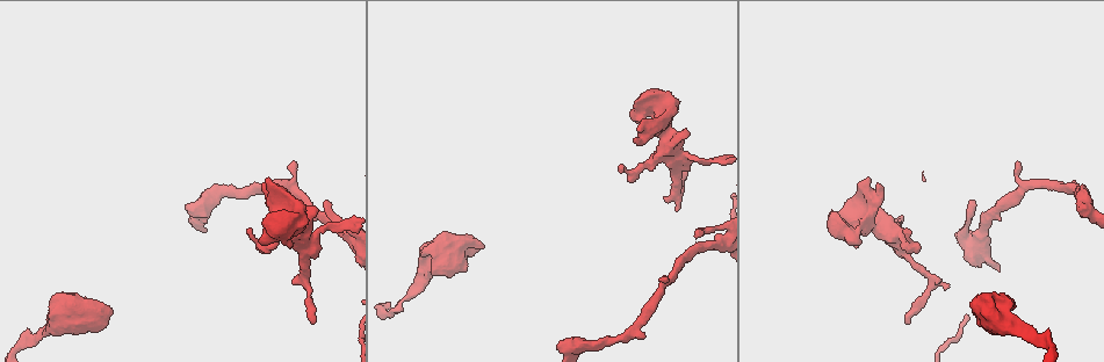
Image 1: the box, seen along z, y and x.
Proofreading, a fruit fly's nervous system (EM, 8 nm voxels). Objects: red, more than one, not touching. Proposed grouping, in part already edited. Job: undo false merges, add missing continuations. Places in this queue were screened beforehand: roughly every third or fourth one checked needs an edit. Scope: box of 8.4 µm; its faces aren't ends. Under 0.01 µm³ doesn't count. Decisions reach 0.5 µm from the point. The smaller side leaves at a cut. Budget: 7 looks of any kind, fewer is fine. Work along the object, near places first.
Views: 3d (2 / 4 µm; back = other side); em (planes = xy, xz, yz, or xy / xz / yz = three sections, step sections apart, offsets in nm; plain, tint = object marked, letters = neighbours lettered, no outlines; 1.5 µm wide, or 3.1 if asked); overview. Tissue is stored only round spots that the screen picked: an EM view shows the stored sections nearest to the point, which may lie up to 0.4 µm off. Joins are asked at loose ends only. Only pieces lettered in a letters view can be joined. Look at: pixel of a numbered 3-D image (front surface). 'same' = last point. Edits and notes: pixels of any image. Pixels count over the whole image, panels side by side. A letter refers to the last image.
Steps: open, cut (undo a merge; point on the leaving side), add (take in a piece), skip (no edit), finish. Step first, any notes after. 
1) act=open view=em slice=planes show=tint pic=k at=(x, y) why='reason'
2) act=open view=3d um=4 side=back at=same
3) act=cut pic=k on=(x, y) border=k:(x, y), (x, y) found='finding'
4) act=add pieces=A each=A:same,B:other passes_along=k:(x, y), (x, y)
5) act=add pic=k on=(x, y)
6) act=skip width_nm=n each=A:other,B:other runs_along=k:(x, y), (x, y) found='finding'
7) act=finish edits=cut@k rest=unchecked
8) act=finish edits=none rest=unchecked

act=open view=em slice=planes show=tint pic=1 at=(294, 229) why='sharp bend'

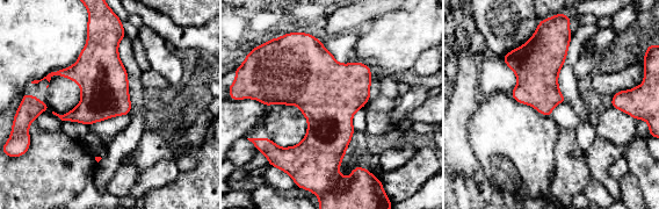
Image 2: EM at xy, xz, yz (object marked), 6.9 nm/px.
act=open view=em slice=planes show=letters at=same why='see the neighbours'

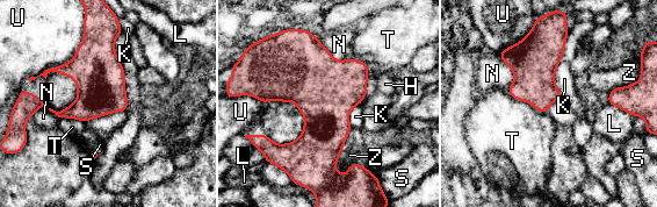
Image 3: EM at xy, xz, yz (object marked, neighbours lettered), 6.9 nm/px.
act=skip width_nm=70 each=H:other,K:other,L:other,N:other,S:other,T:other,U:other,Z:other border=3:(355, 58), (367, 68), (367, 94) found='continuous, no second cell'

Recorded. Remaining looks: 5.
act=open view=em slice=yz step=8 show=letters pic=1 at=(905, 324)

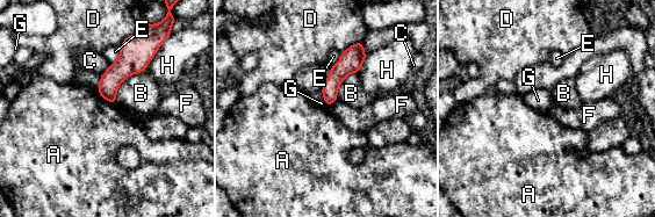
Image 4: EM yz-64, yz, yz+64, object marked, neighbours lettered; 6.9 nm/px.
act=skip each=A:other,B:other,C:other,D:other,E:other,F:other,G:other,H:other runs_along=4:(360, 46), (331, 84), (328, 101) found='no lettered piece goes on from it'

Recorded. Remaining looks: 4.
act=open view=3d um=4 side=back pic=1 at=(401, 302) why='thin neck'

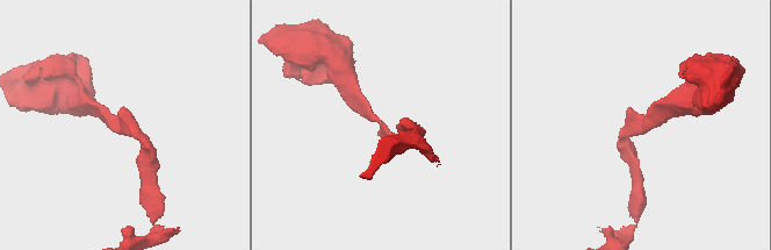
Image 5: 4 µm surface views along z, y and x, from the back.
act=open view=em slice=xy step=8 show=tint pic=5 at=(380, 126) arm_widths_nm=190,240 why='shape alone is not enough'

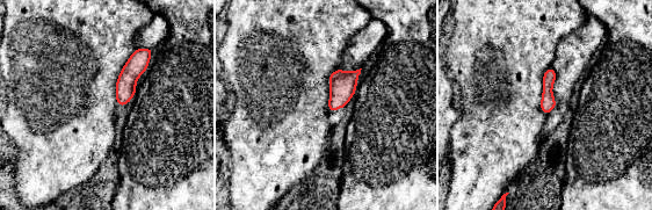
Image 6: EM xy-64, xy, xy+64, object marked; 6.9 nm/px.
act=open view=em slice=planes show=letters at=same

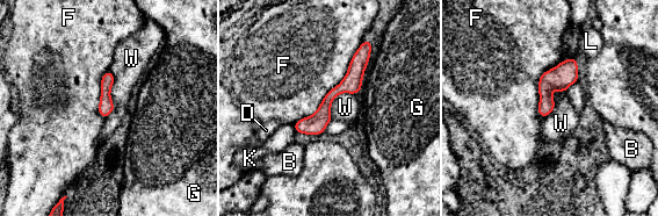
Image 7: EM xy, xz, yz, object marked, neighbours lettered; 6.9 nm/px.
act=skip each=B:other,D:other,F:other,G:other,K:other,L:other,W:other runs_along=7:(366, 50), (355, 73), (299, 129) found='all the same cell'

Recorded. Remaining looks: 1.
act=finish edits=none rest=unchecked

